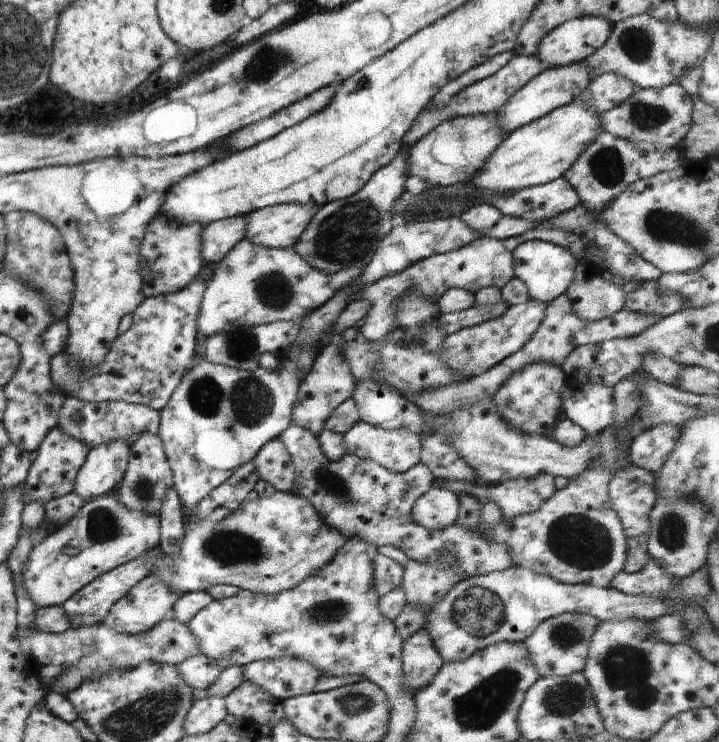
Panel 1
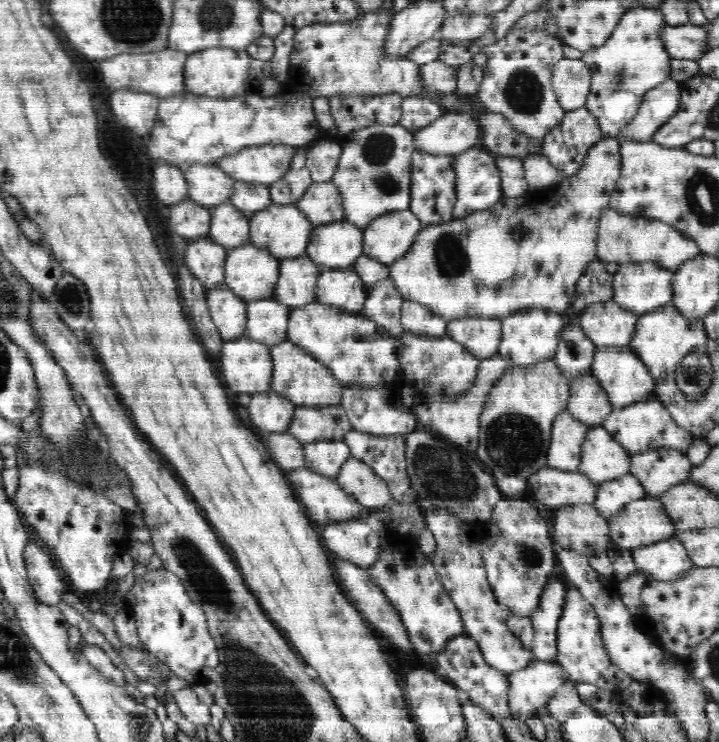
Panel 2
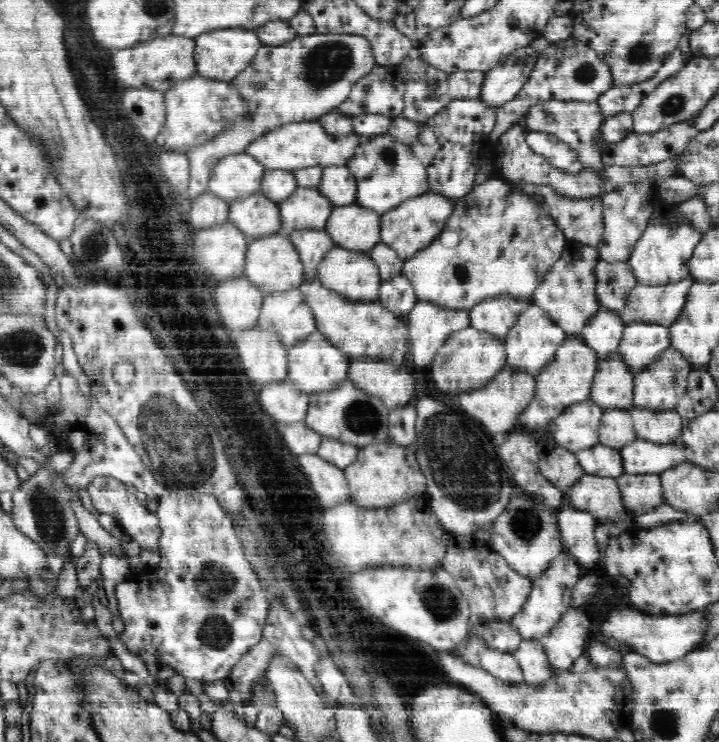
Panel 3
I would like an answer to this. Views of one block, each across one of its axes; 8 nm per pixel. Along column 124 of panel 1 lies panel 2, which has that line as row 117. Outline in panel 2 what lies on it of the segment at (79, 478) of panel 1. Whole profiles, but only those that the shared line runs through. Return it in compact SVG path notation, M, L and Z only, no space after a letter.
M444 112L434 122L413 133L413 147L419 152L427 152L434 156L445 154L455 156L468 150L470 147L479 146L481 132L475 118L465 112Z

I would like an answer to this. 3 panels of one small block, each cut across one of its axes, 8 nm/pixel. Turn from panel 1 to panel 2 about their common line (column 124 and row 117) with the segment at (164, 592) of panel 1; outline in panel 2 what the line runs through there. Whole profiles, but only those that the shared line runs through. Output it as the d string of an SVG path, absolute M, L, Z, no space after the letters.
M634 7L626 10L612 36L598 48L584 52L582 60L592 73L590 94L585 107L596 117L603 136L614 138L638 112L644 95L670 79L670 55L661 39L662 27L668 25L659 9Z

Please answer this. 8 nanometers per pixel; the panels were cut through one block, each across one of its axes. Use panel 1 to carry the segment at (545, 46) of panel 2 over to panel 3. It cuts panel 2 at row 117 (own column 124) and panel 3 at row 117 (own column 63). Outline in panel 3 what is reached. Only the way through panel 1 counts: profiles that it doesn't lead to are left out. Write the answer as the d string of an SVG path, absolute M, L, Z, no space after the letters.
M546 100L532 104L523 117L522 123L528 131L544 131L552 133L562 142L578 153L578 158L584 168L604 170L604 161L598 144L600 144L601 126L604 115L597 101L579 102L579 100Z

